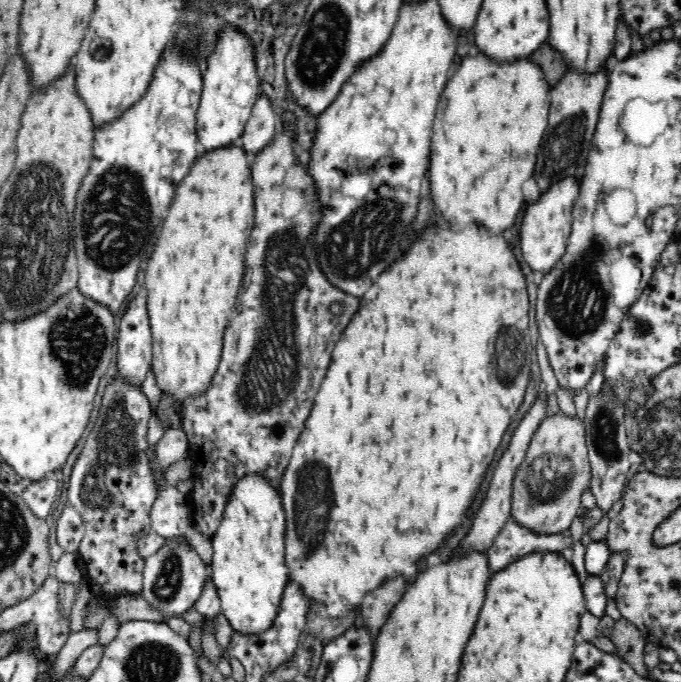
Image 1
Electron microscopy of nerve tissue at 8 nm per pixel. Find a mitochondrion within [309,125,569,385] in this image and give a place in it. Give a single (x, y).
(362, 239)

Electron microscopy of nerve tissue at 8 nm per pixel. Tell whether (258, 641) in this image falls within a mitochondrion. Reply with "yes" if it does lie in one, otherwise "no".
no

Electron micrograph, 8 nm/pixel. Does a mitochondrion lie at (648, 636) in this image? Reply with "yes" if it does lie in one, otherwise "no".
no

